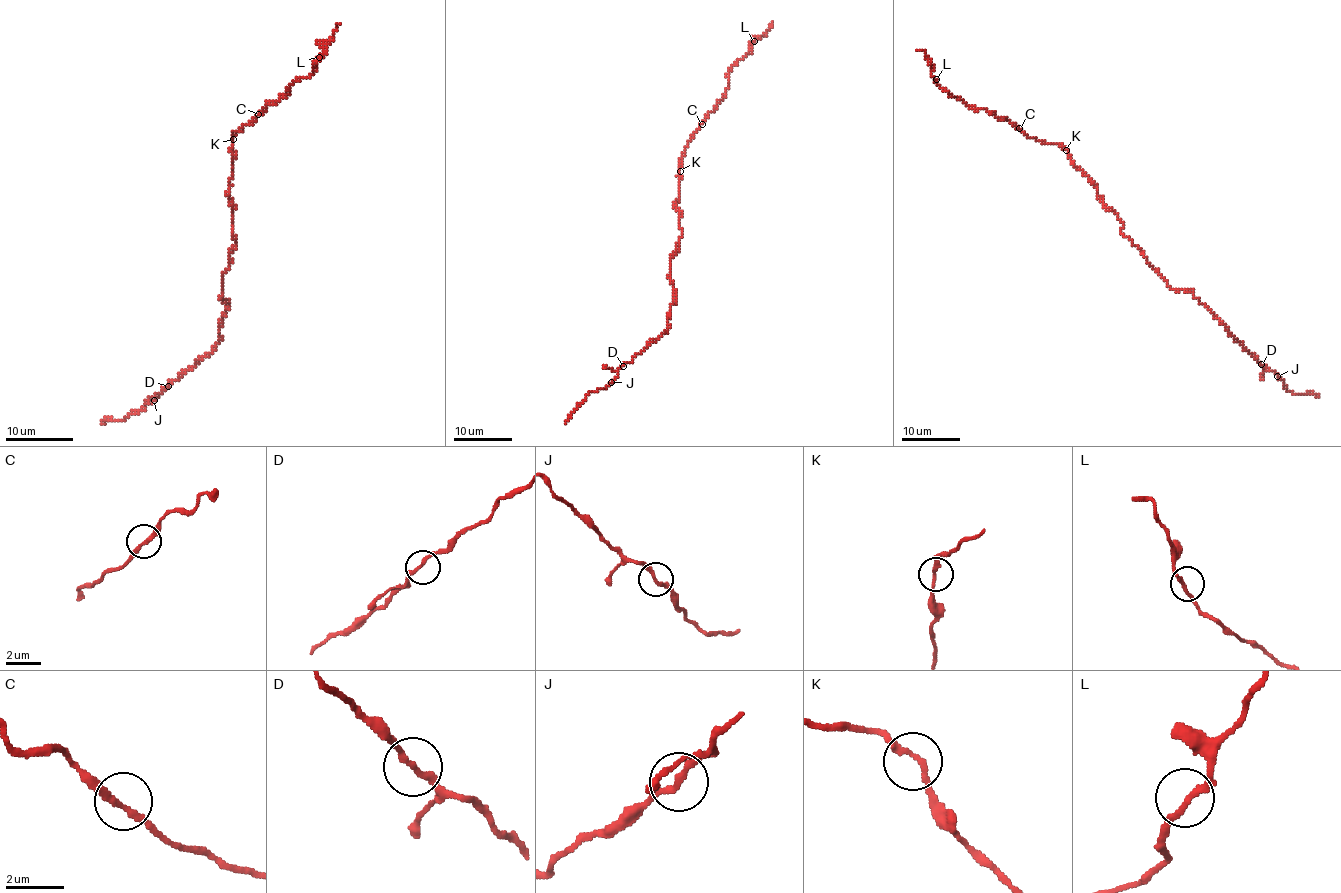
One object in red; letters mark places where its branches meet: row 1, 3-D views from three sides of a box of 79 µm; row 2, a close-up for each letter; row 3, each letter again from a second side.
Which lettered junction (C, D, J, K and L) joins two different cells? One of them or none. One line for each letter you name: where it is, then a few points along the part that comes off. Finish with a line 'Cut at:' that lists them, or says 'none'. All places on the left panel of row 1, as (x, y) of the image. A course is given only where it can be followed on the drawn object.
J: place (154, 400); course (154, 399), (124, 420), (106, 420), (102, 423)
Cut at: J

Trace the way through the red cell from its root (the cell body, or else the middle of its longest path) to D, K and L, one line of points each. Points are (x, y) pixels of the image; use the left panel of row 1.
D: (233, 225), (220, 341), (168, 386)
K: (233, 225), (230, 199), (233, 139)
L: (233, 225), (230, 199), (233, 132), (248, 125), (270, 102), (290, 92), (294, 82), (309, 77), (319, 57)

